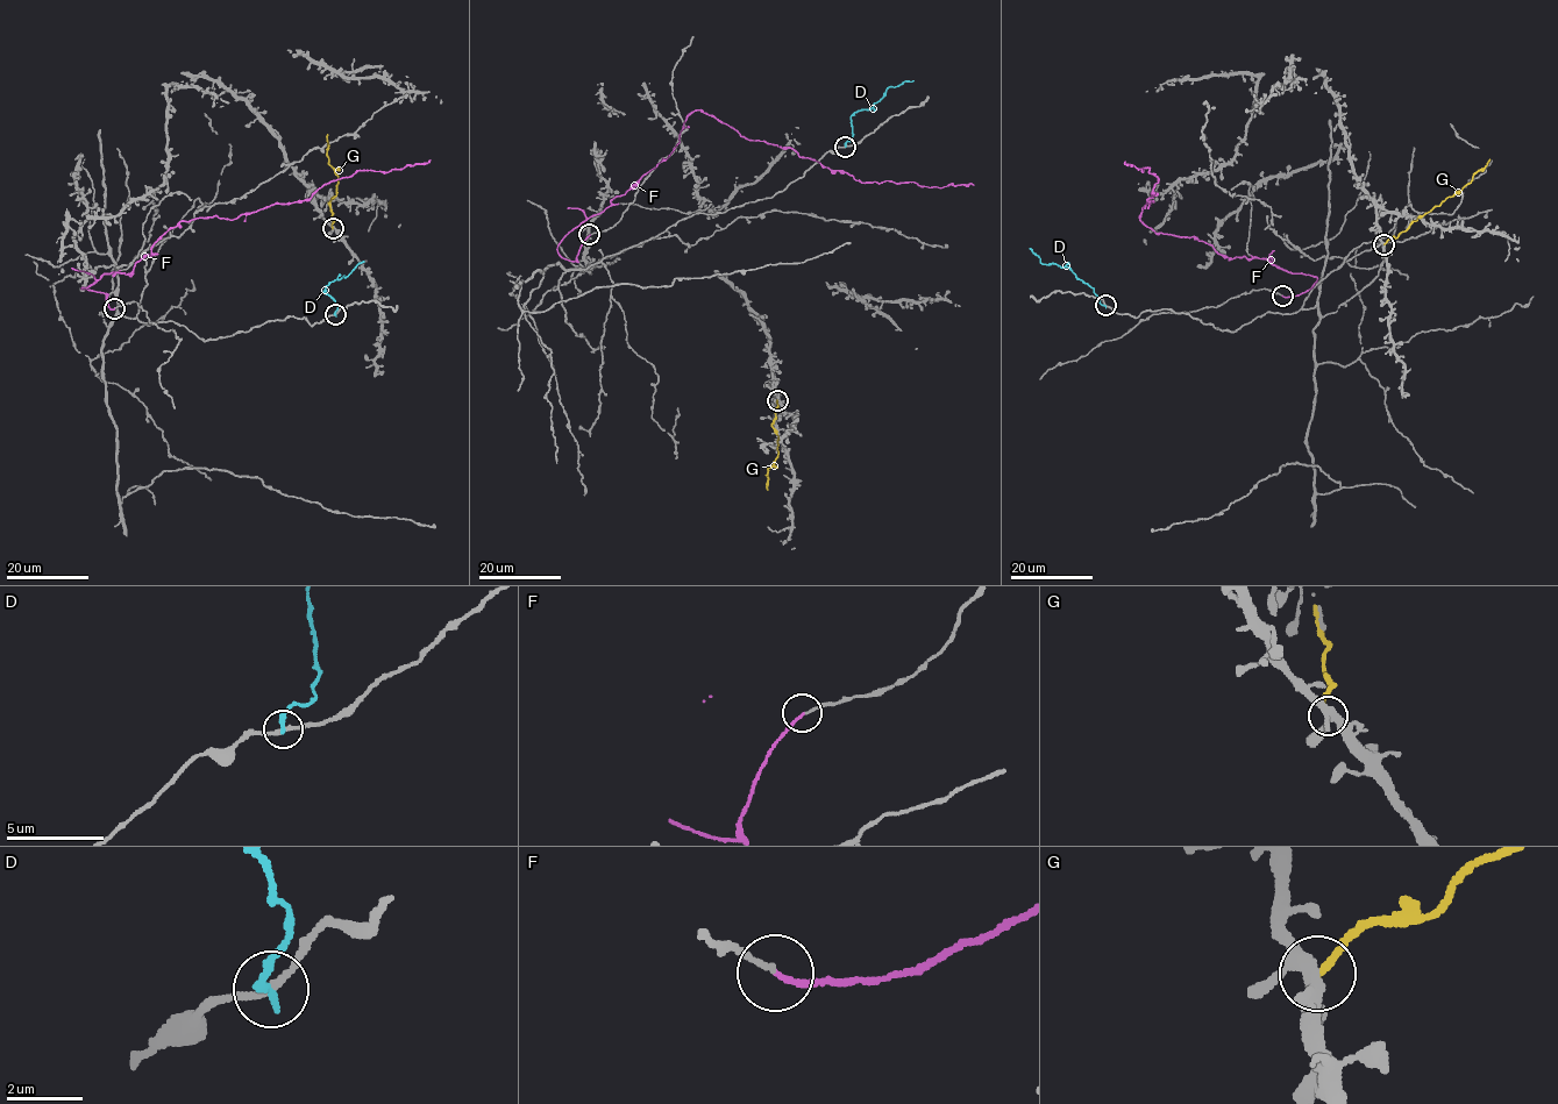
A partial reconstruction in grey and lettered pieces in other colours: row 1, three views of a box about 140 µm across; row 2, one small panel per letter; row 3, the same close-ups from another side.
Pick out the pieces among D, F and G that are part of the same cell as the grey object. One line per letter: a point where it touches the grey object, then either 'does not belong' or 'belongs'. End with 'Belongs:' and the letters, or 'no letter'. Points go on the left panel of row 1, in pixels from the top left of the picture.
D: (335, 314) | does not belong
F: (114, 308) | belongs
G: (333, 228) | does not belong
Belongs: F

